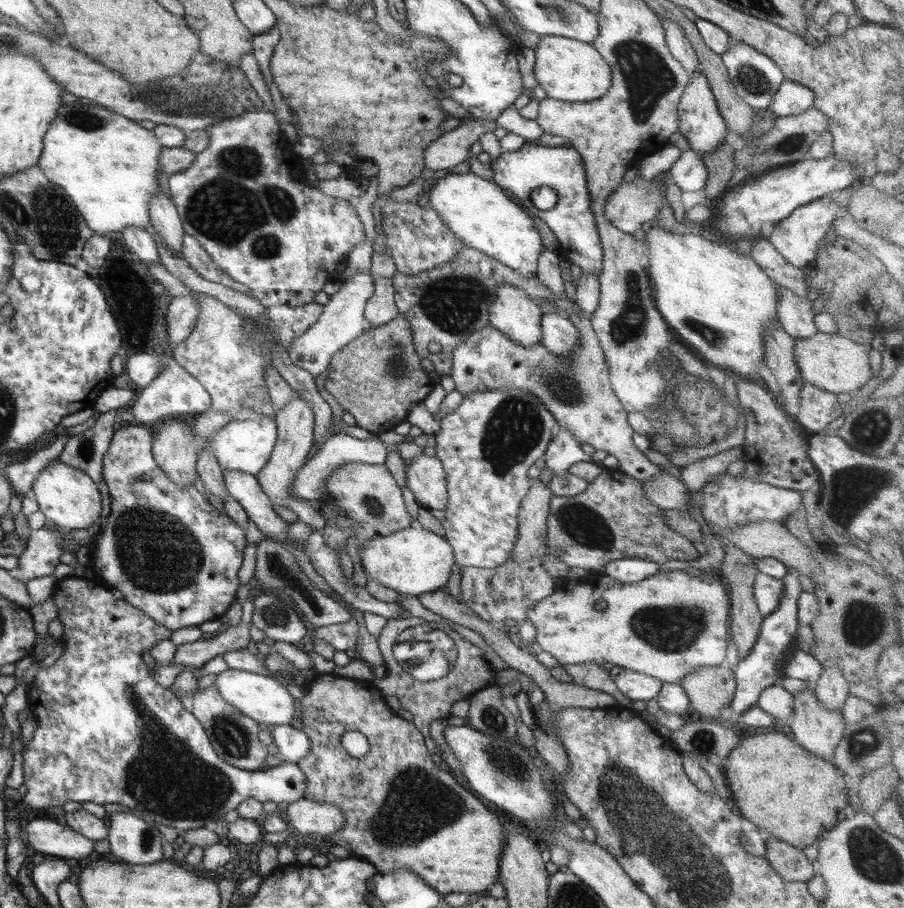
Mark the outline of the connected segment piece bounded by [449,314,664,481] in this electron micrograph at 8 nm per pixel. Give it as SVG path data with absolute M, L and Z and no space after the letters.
M586 316L567 318L579 330L579 341L571 357L553 355L541 342L529 347L509 339L490 324L470 333L466 340L451 350L451 371L455 389L463 396L499 388L521 388L534 394L556 419L557 429L565 428L578 439L619 460L619 469L640 481L651 479L664 469L652 463L633 444L629 415L610 384L609 364L603 354L590 319Z

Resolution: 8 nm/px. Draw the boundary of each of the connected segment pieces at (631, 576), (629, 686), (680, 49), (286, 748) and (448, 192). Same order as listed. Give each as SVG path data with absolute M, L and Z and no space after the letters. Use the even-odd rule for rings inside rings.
M624 558L622 560L611 560L605 567L603 574L607 574L620 582L634 584L654 576L662 566L651 560L641 558Z
M625 669L618 676L614 676L613 680L623 696L630 700L645 700L645 702L658 697L663 686L660 680Z
M664 18L663 27L665 30L665 39L671 55L680 62L684 68L690 71L691 74L700 73L697 52L686 38L685 32L681 29L681 26Z
M271 725L270 736L272 736L275 748L272 750L289 763L298 763L310 750L309 738L300 729L297 730L290 725Z
M473 173L442 176L436 180L434 188L430 188L428 206L440 215L444 225L464 247L483 252L524 278L537 277L538 257L544 249L539 231L533 219L506 196L494 180L483 180Z

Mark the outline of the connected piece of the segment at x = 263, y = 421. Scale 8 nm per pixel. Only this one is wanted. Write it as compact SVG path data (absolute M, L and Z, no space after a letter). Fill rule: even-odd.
M258 415L254 420L230 421L208 438L194 433L193 440L196 454L200 455L202 449L212 451L223 471L238 470L256 476L264 468L276 446L277 424L266 415Z

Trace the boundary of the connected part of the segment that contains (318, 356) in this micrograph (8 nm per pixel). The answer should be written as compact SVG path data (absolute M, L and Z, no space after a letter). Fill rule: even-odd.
M358 271L348 276L338 292L332 294L330 301L323 306L322 316L310 328L307 328L306 332L291 340L291 345L287 349L291 363L311 372L314 379L322 374L329 366L331 356L365 331L365 307L368 300L376 293L377 286L370 271Z

